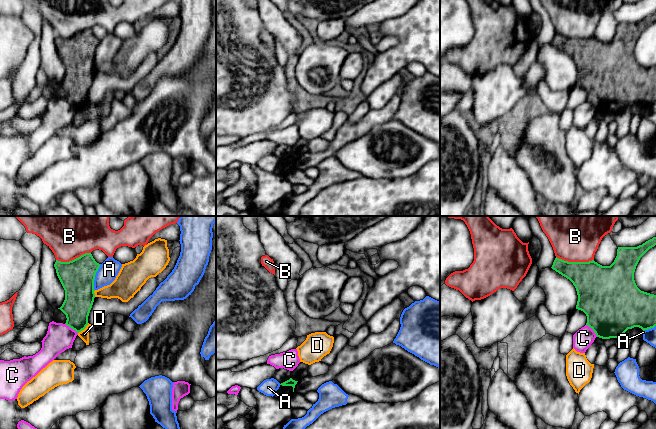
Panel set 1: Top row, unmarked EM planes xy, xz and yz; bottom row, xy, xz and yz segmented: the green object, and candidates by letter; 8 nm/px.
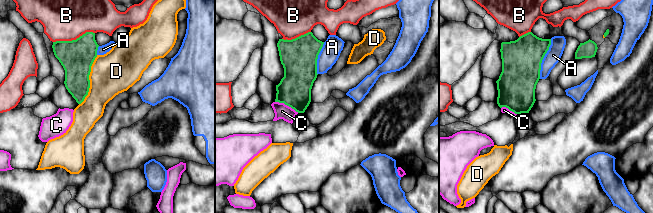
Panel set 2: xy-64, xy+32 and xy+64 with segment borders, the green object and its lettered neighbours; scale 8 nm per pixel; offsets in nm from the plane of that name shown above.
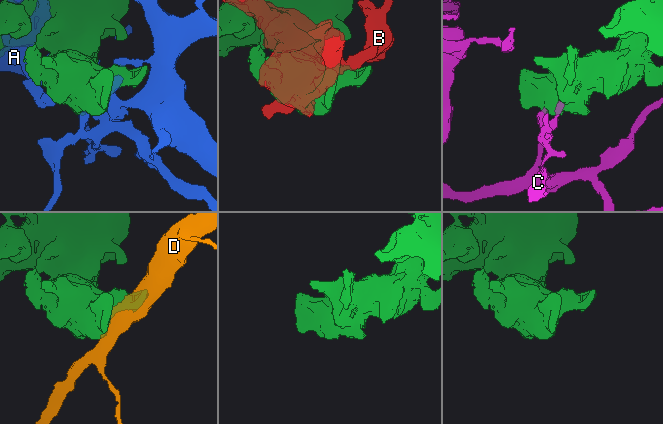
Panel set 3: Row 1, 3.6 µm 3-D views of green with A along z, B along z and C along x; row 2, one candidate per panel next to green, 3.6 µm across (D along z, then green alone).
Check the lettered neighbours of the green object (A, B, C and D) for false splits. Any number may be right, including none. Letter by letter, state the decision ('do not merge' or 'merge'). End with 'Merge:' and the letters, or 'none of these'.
A: do not merge
B: do not merge
C: do not merge
D: do not merge
Merge: none of these

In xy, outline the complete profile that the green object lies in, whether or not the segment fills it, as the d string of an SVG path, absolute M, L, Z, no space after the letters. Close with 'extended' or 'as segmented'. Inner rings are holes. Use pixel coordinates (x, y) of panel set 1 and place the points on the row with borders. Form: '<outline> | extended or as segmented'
M85 253L69 262L56 260L54 267L65 290L65 300L58 309L66 315L65 324L79 333L88 325L95 298L94 280L100 264L91 253Z | as segmented

